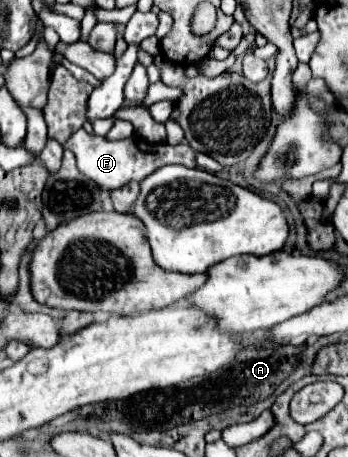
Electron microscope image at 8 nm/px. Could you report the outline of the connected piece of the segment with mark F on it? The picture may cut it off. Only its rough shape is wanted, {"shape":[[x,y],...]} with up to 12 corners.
{"shape":[[85,129],[65,143],[101,191],[163,165],[195,167],[187,143],[107,141]]}

